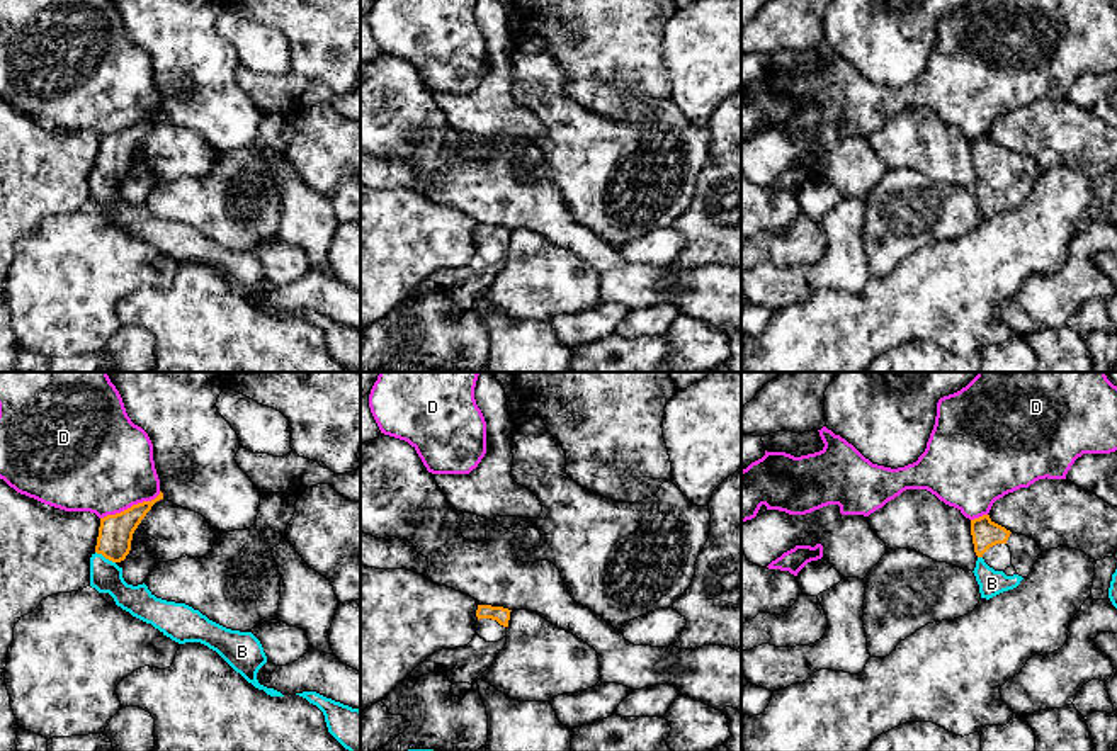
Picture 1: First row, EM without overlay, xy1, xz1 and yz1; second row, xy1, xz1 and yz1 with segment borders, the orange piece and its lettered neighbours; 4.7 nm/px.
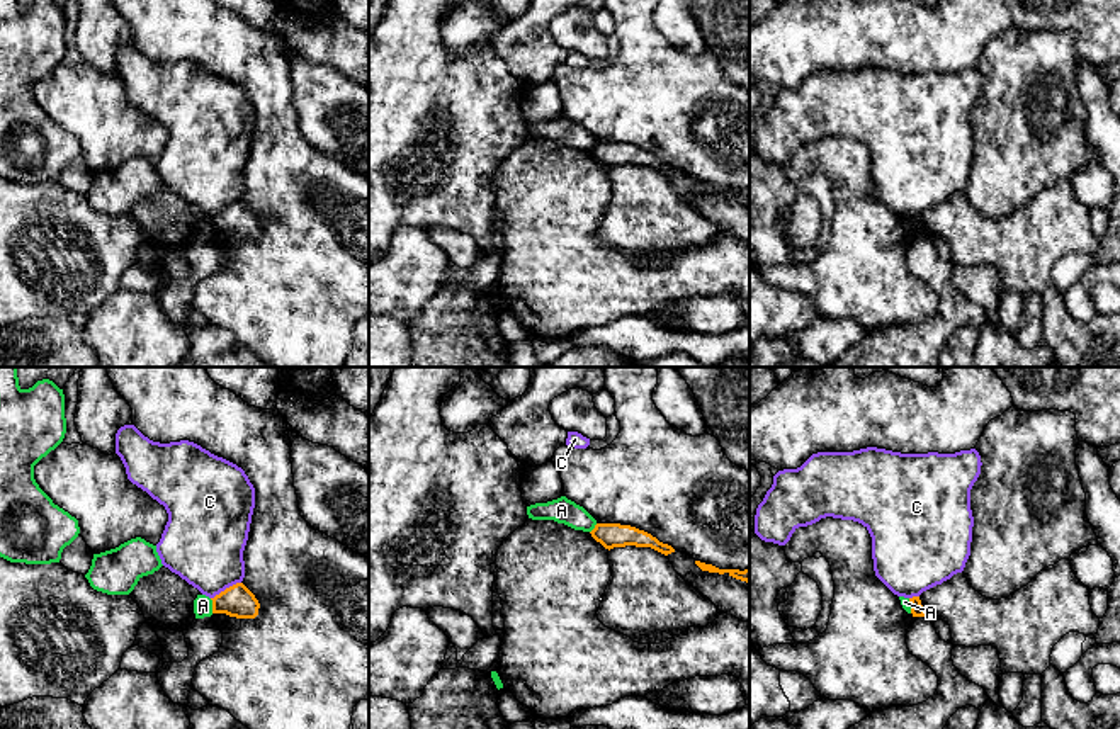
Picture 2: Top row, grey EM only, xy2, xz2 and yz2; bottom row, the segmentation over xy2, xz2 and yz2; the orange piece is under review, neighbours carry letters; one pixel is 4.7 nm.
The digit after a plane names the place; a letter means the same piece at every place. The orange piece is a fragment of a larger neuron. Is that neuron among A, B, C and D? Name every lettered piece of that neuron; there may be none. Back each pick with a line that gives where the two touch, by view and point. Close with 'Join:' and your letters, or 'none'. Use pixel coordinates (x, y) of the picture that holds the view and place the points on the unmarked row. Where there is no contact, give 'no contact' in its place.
B: meets orange in xy1 at (106, 177)
Join: B

